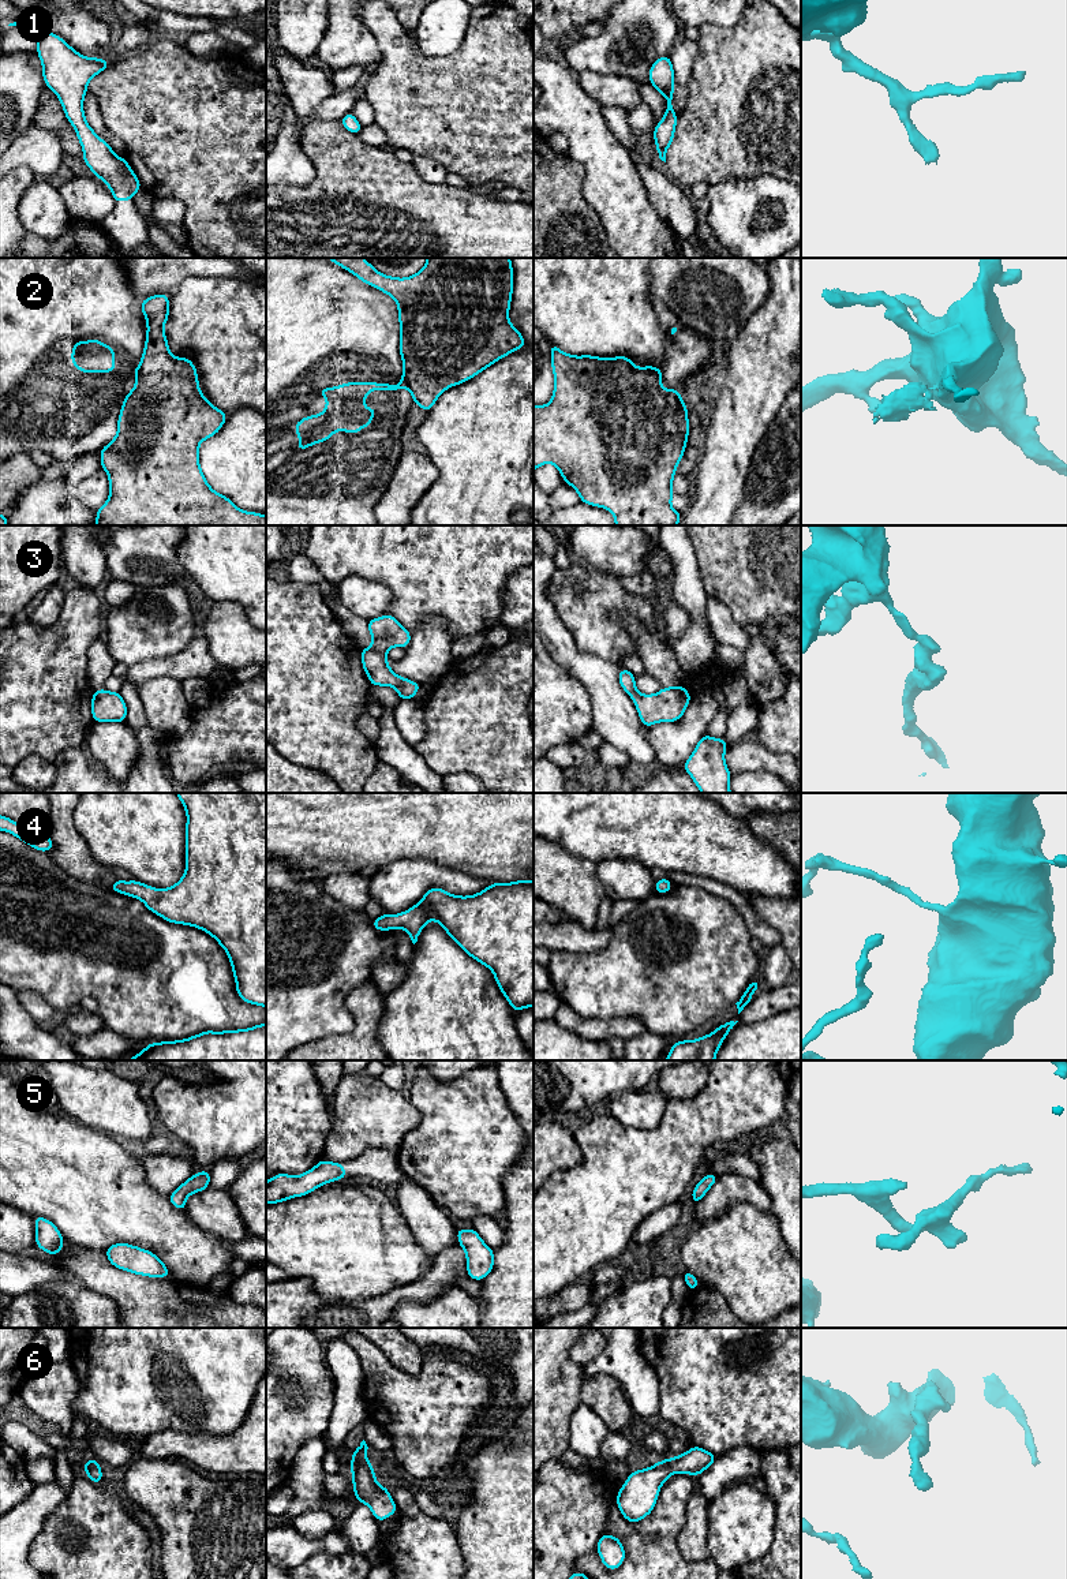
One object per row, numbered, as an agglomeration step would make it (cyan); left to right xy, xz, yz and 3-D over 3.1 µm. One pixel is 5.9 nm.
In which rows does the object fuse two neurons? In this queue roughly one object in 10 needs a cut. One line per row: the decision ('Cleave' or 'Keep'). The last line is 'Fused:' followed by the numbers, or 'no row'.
1: Keep
2: Cleave
3: Keep
4: Keep
5: Keep
6: Keep
Fused: 2

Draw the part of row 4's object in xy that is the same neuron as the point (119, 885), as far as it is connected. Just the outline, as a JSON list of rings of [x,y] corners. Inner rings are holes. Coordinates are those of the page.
[[[176,793],[187,813],[186,872],[169,888],[116,879],[111,890],[141,899],[173,924],[199,928],[226,951],[239,998],[266,1007],[266,793]]]

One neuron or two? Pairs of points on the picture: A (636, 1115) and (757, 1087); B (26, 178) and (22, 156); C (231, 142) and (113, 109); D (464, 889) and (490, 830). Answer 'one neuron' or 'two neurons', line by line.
A: two neurons
B: two neurons
C: one neuron
D: two neurons

